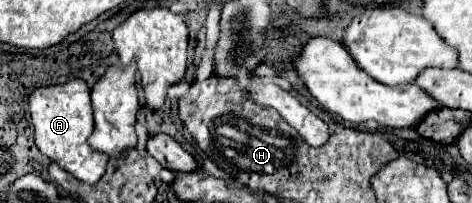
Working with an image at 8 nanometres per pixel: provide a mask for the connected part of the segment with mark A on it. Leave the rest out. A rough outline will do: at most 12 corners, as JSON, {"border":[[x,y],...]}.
{"border":[[84,80],[30,94],[38,150],[86,184],[108,158],[90,152]]}

